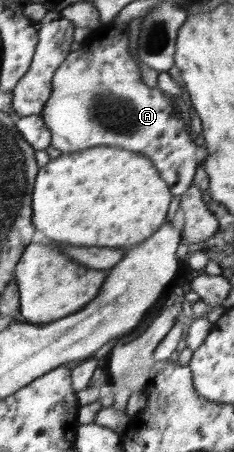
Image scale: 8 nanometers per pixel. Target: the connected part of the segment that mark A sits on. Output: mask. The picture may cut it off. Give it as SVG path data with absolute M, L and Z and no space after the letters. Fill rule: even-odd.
M114 21L96 23L81 44L81 48L70 52L54 73L50 98L40 114L51 132L51 145L63 153L107 145L145 154L155 165L159 165L159 173L167 177L165 181L174 194L181 196L193 183L195 169L199 167L197 151L201 151L201 147L189 139L183 115L175 113L176 109L173 109L171 99L163 95L164 91L159 86L151 88L143 83L137 67L140 59L133 57L129 51L128 25L117 25Z

